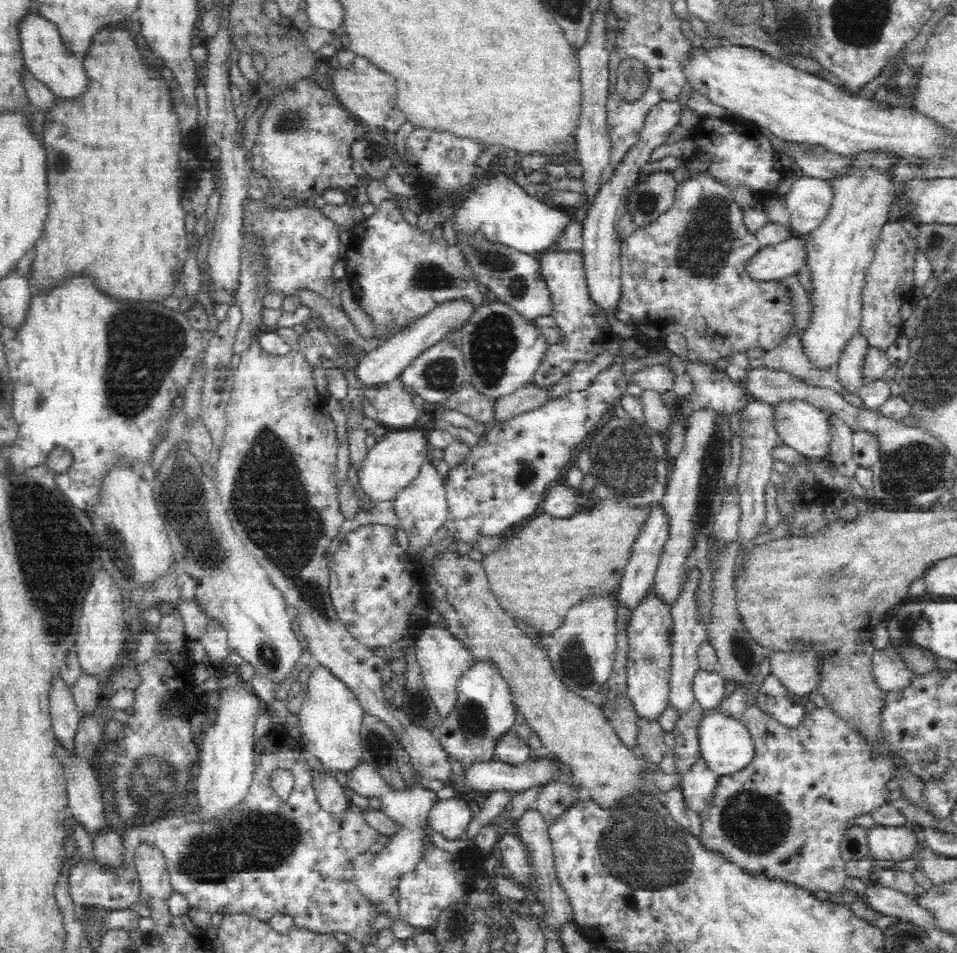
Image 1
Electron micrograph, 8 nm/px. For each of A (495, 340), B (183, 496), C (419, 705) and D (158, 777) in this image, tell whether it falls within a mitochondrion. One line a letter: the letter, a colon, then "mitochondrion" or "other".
A: mitochondrion
B: mitochondrion
C: mitochondrion
D: mitochondrion

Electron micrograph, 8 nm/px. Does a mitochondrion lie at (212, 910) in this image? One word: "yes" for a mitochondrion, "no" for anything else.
no

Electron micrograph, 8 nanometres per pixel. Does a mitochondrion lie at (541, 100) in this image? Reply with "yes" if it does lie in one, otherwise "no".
no

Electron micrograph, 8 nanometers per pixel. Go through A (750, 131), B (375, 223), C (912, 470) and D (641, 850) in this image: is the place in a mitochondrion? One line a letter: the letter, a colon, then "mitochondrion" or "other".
A: other
B: other
C: mitochondrion
D: mitochondrion

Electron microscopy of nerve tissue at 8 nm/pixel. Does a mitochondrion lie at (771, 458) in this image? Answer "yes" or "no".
no

